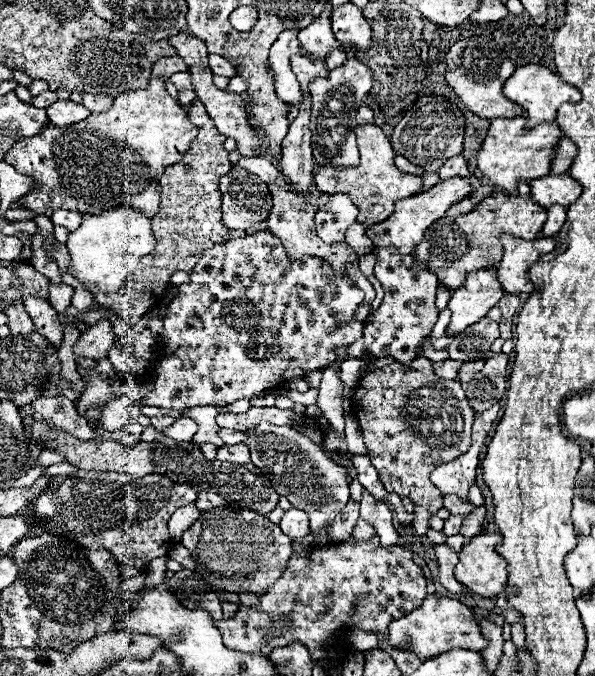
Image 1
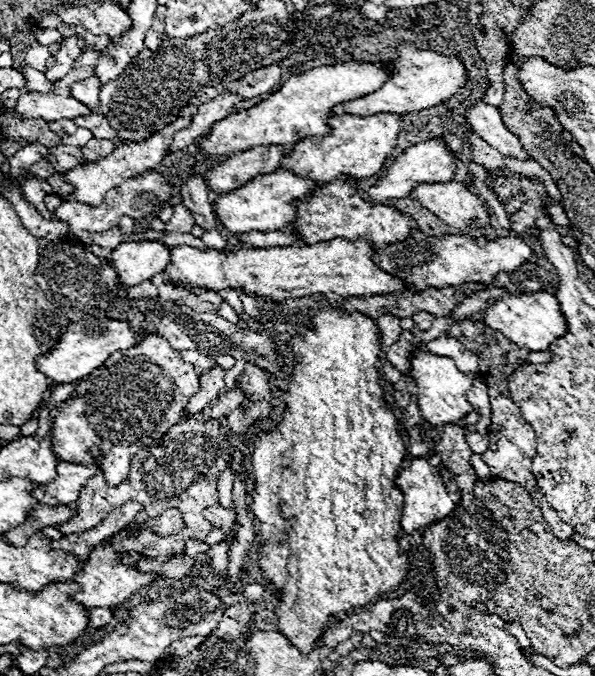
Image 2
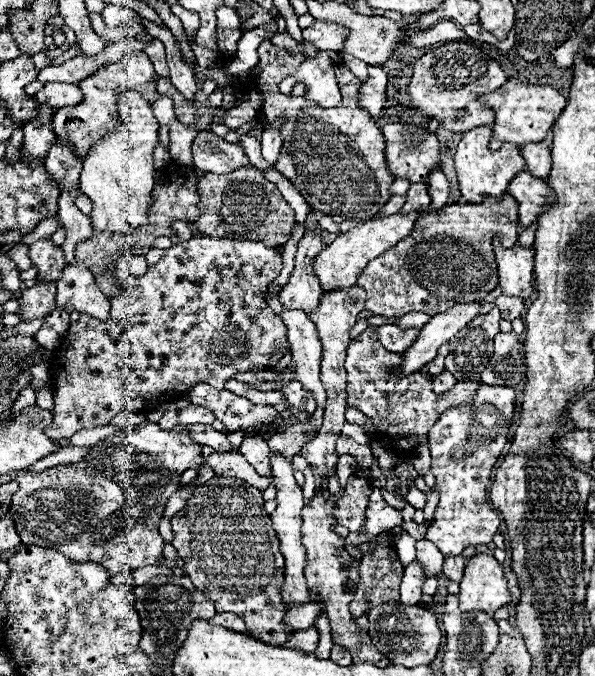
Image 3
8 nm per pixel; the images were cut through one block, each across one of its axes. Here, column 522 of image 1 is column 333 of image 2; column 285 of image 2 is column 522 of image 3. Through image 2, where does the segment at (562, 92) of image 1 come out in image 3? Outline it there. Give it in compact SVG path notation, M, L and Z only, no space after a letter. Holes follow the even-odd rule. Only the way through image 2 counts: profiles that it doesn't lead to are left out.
M516 78L508 80L496 92L482 94L478 98L478 102L496 112L496 120L492 124L492 140L488 144L490 150L498 150L506 142L512 142L512 144L542 142L546 138L548 130L552 128L552 124L558 120L558 116L566 108L566 98L562 94L558 94L558 90L554 90L550 86L520 82Z

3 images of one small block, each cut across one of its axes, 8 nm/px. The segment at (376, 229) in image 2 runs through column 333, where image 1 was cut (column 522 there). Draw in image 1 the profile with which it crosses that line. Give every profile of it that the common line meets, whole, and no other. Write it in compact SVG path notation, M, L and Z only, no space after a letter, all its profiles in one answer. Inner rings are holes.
M524 182L524 184L520 184L518 196L514 196L514 198L504 196L502 192L494 192L494 194L490 194L488 198L484 198L484 200L482 200L472 212L468 212L468 214L460 214L460 216L456 216L454 220L452 220L452 216L444 216L444 218L440 218L440 220L436 220L432 226L426 228L422 242L414 248L412 254L414 254L414 258L416 258L418 262L424 264L424 268L428 268L428 272L432 272L432 274L438 276L440 284L442 284L446 290L454 292L456 288L464 286L466 276L468 276L470 272L480 270L480 268L492 268L492 266L496 266L496 264L502 260L502 244L500 244L500 240L498 240L502 234L512 234L512 236L516 236L516 238L520 236L522 240L534 240L534 238L540 236L540 230L542 230L544 222L546 222L546 208L540 208L538 204L532 204L528 182Z

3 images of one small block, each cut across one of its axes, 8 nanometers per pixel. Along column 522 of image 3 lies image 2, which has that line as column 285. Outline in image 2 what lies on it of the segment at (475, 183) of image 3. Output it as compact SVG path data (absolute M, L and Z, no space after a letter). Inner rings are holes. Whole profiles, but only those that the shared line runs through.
M340 114L332 116L332 132L326 136L314 136L310 140L300 140L290 148L290 154L282 162L282 170L292 170L294 174L314 180L318 184L330 184L342 174L352 176L354 180L370 178L378 174L386 160L396 148L396 138L402 130L402 118L398 114L372 114L372 116L354 116Z

